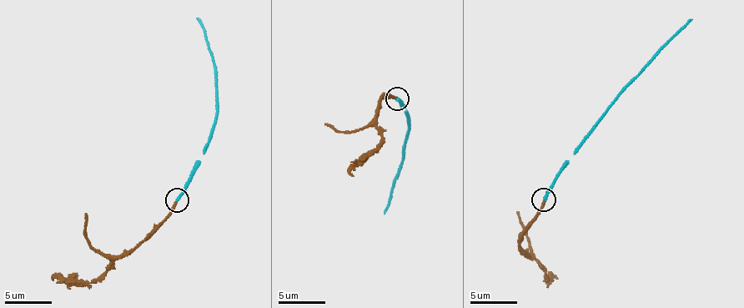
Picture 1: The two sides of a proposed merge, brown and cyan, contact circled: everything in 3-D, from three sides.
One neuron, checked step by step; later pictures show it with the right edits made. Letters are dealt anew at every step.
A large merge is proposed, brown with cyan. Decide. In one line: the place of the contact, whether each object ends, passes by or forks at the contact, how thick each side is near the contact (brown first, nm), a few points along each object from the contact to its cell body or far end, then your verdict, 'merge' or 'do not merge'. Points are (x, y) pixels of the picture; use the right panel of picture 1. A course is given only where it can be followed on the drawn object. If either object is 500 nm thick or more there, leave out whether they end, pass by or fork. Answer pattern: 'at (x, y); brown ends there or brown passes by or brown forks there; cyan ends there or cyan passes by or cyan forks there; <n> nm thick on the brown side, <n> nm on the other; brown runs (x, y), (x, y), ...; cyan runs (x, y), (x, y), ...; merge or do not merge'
at (543, 199); brown ends there; cyan ends there; 200 nm thick on the brown side, 240 nm on the other; brown runs (543, 200), (519, 242), (531, 259), (543, 268), (547, 280), (555, 275); cyan runs (543, 200), (609, 106), (692, 18); merge

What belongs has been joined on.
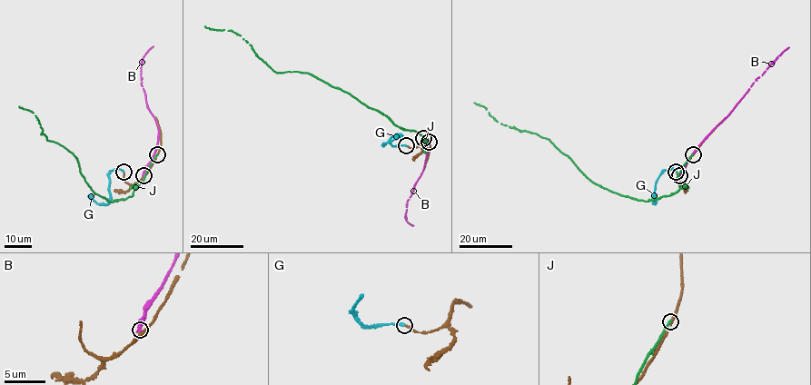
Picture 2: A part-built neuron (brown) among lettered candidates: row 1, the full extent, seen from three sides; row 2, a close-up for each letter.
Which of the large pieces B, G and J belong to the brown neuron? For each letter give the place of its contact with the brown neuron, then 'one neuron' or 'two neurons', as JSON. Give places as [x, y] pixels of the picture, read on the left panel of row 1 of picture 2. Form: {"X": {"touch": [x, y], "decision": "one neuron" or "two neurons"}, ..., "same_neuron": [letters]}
{"B": {"touch": [143, 175], "decision": "two neurons"}, "G": {"touch": [123, 172], "decision": "one neuron"}, "J": {"touch": [157, 154], "decision": "two neurons"}, "same_neuron": ["G"]}

